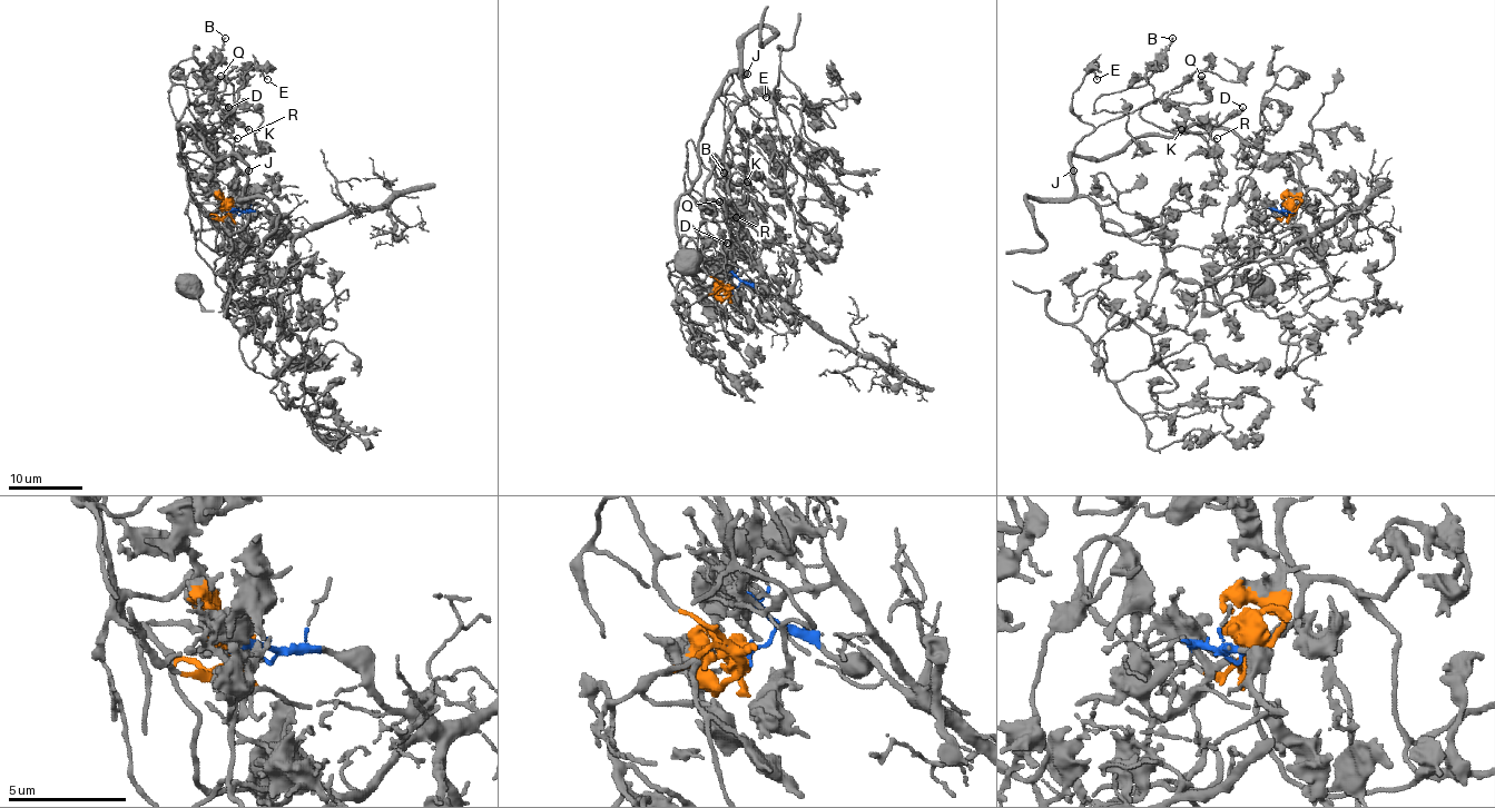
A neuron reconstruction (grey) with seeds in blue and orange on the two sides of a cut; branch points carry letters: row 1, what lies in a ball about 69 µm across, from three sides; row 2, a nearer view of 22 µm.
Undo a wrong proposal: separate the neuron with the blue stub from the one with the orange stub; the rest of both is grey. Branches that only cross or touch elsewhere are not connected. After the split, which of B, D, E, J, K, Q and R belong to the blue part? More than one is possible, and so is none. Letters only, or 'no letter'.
no letter

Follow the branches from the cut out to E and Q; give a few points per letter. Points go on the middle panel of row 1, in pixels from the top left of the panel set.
E: (731, 289), (685, 301), (676, 203), (733, 81), (724, 95), (721, 81), (735, 72), (766, 98)
Q: (731, 289), (690, 306), (678, 287), (676, 203), (716, 208), (687, 143), (687, 177), (720, 202)

